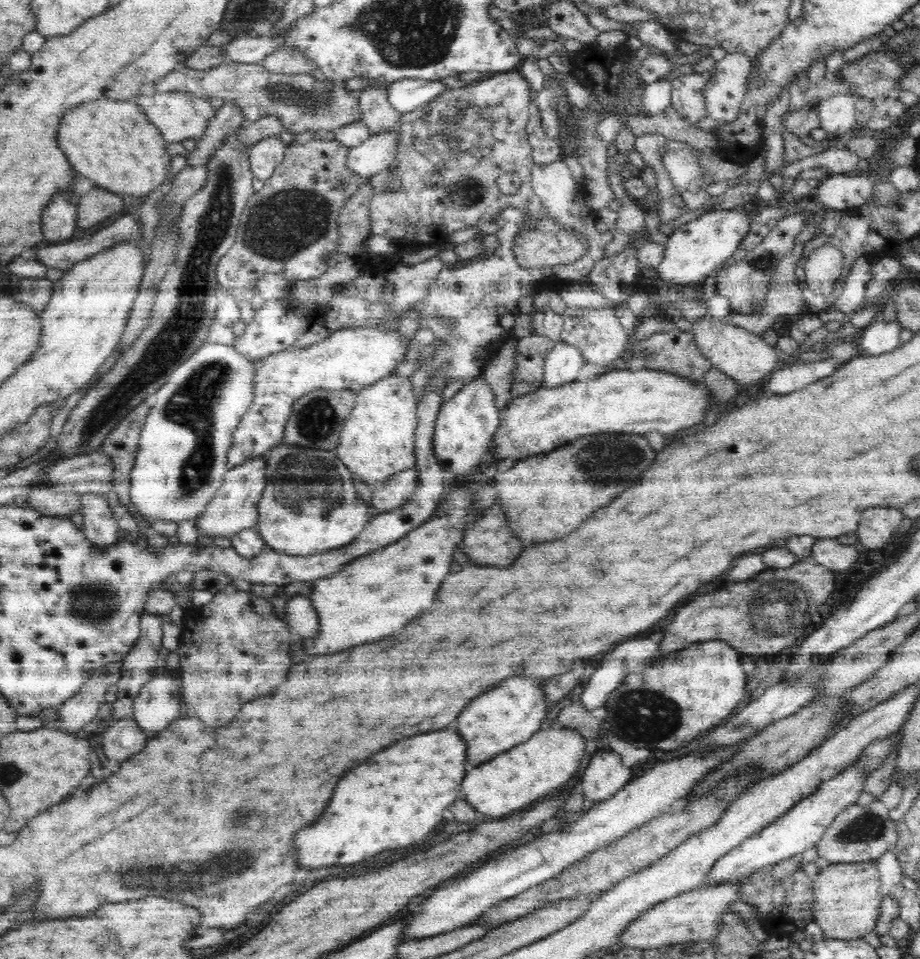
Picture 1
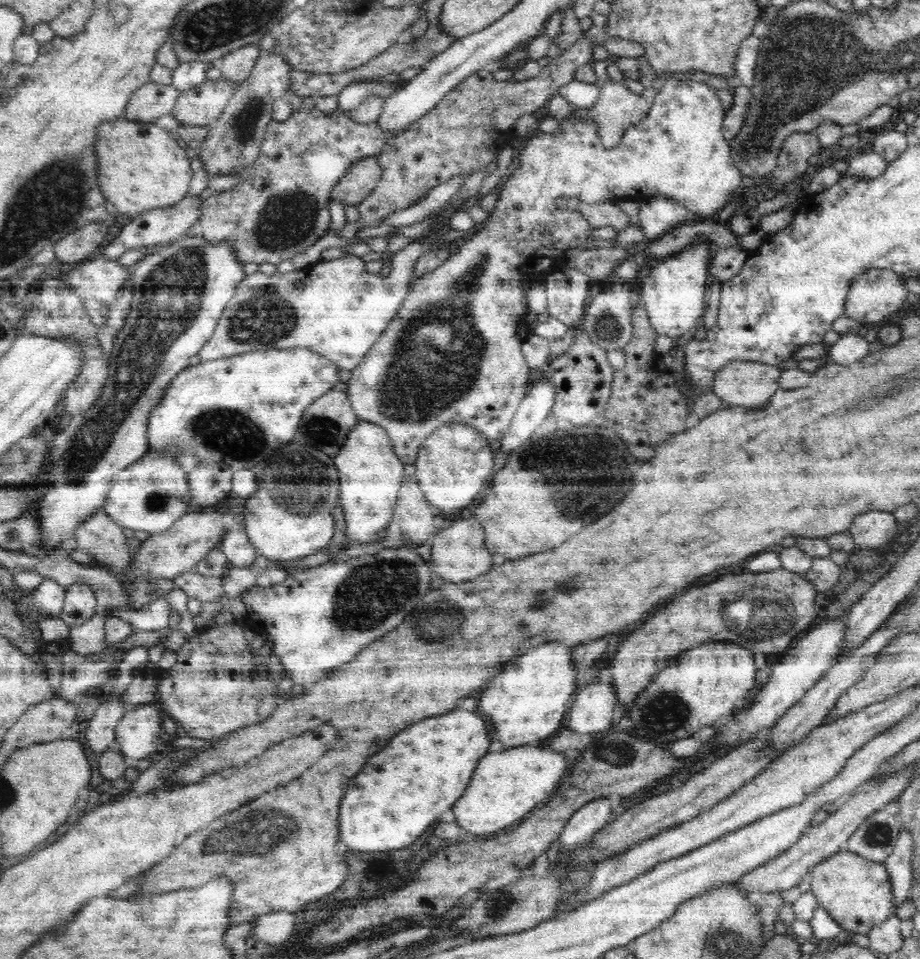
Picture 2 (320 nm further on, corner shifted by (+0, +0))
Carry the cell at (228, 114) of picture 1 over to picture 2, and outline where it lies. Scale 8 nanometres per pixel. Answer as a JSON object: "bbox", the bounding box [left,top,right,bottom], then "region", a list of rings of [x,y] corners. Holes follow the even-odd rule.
{"bbox":[216,43,261,84],"region":[[[258,43],[249,44],[231,50],[217,61],[216,66],[222,71],[222,78],[226,81],[241,84],[250,76],[261,52]]]}

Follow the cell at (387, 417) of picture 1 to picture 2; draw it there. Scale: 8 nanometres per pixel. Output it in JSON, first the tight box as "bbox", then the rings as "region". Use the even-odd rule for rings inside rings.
{"bbox":[333,420,405,545],"region":[[[359,420],[350,430],[336,458],[333,458],[339,478],[339,506],[342,507],[346,521],[344,540],[354,545],[377,542],[378,532],[393,525],[393,508],[405,476],[404,465],[391,448],[390,438],[381,426]]]}

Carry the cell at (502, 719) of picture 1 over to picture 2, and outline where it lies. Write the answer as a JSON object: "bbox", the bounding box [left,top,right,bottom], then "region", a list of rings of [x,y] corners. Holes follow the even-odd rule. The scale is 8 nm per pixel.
{"bbox":[480,642,579,748],"region":[[[550,642],[536,648],[530,648],[526,654],[506,662],[502,672],[494,678],[490,690],[482,694],[480,708],[492,718],[492,740],[502,742],[506,748],[515,748],[523,745],[530,746],[536,740],[546,740],[554,736],[560,730],[564,714],[569,711],[568,702],[572,694],[576,692],[576,680],[579,673],[572,667],[572,650],[562,642]]]}

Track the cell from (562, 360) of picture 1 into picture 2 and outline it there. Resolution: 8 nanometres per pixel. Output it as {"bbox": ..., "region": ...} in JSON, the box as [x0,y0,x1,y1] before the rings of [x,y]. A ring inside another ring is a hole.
{"bbox":[497,378,556,454],"region":[[[545,378],[534,379],[522,403],[519,405],[510,428],[497,442],[502,454],[510,454],[528,441],[534,430],[548,418],[556,400],[555,388]]]}

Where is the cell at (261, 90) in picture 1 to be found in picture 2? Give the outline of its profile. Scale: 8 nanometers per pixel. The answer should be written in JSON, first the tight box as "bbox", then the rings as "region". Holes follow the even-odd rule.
{"bbox":[122,82,179,123],"region":[[[148,82],[132,93],[122,118],[142,123],[155,122],[171,112],[179,96],[179,90],[171,84]]]}

